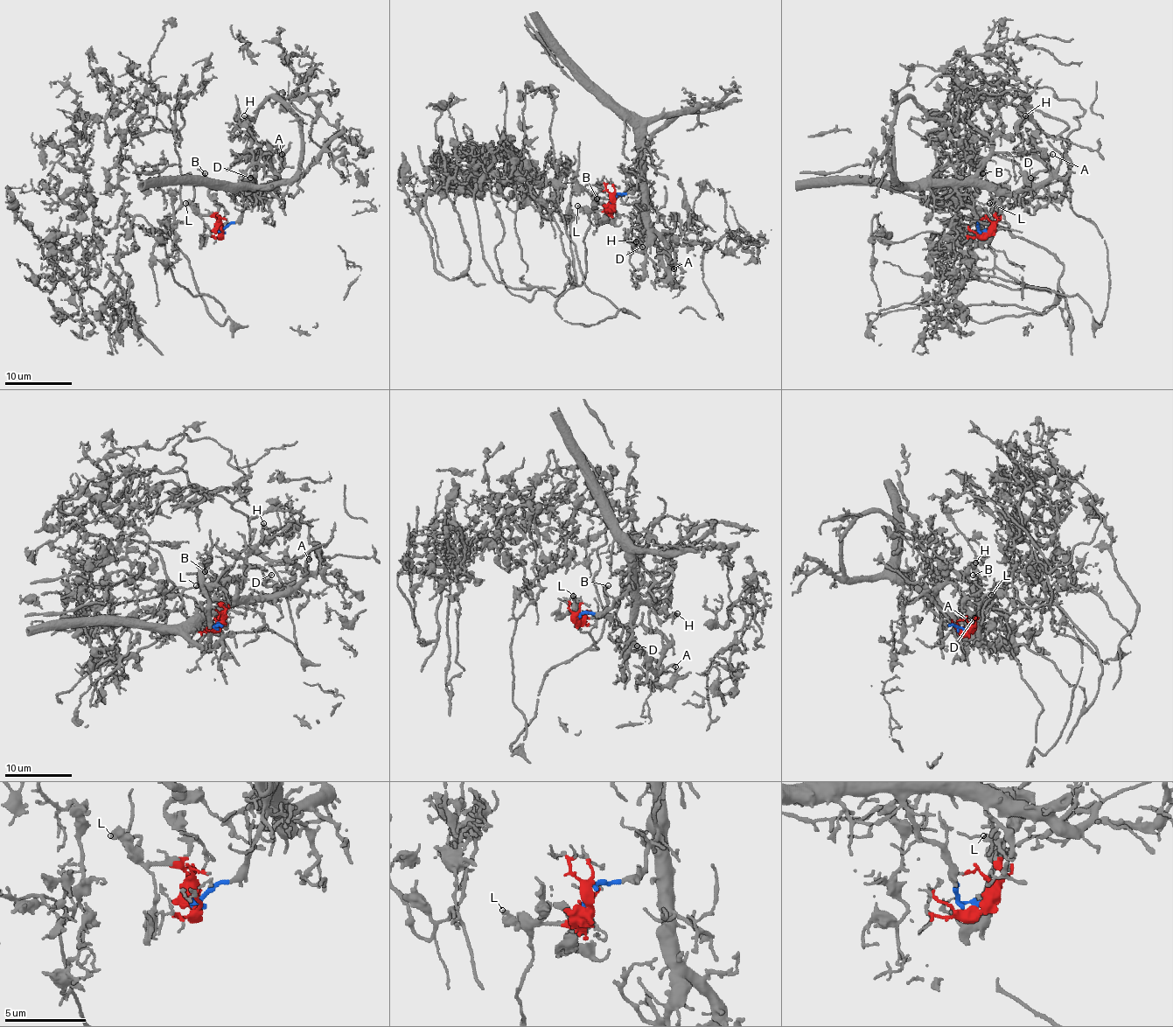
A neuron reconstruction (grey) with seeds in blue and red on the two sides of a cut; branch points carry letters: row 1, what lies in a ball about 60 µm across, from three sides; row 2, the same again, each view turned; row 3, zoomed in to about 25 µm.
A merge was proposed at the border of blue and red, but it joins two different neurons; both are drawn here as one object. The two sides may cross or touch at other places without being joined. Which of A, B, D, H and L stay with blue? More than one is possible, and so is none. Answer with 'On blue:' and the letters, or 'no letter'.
On blue: A, D, H

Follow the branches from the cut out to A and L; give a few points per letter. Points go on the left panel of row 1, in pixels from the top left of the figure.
A: (220, 231), (233, 223), (247, 201), (246, 187), (251, 185), (255, 191), (266, 191), (279, 176), (281, 154)
L: (219, 231), (219, 221), (215, 218), (200, 216), (185, 203)

